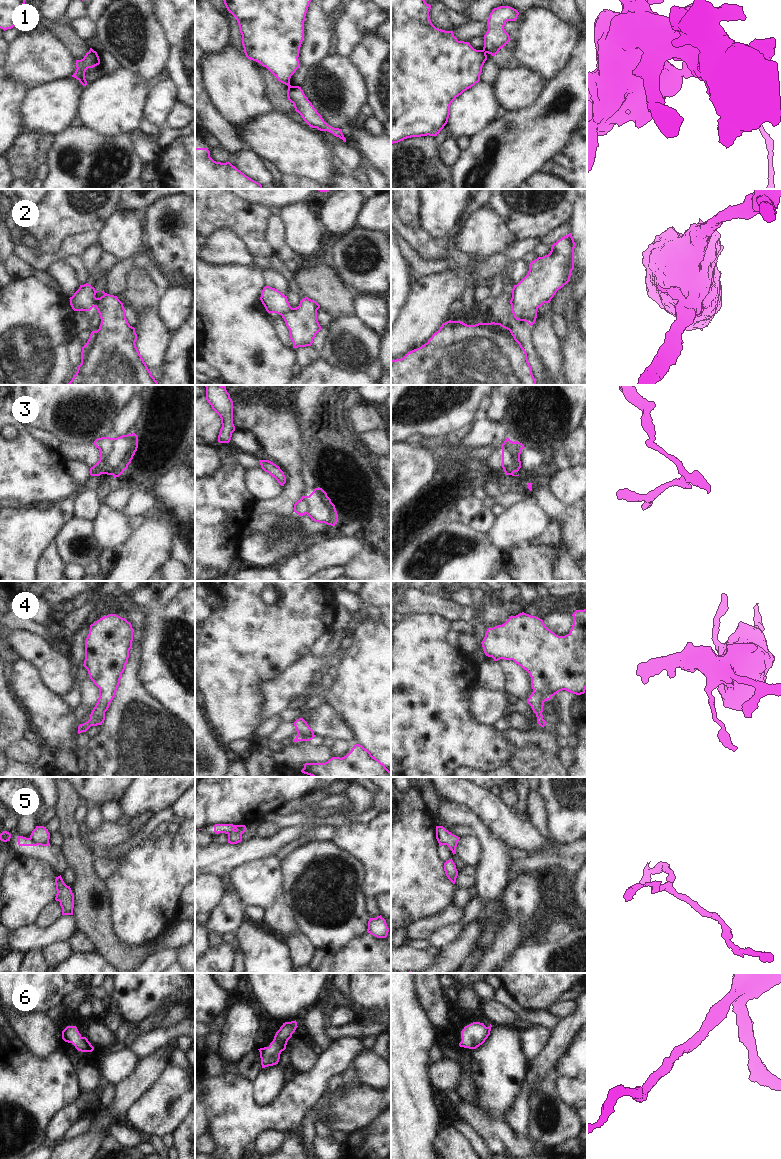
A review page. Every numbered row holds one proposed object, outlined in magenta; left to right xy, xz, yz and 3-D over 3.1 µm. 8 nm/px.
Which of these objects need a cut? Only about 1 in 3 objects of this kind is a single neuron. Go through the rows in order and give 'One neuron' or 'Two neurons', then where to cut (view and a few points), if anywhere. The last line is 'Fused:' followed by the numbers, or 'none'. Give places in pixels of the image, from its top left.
1: Two neurons. Split along yz (482, 50), (486, 52)
2: Two neurons. Split along xz (292, 308), (282, 316)
3: Two neurons. Split along xy (112, 438), (112, 448), (106, 456), (106, 467), (111, 474)
4: One neuron. No split
5: Two neurons. Split along xy (29, 838), (36, 843), (48, 843)
6: One neuron. No split
Fused: 1, 2, 3, 5

